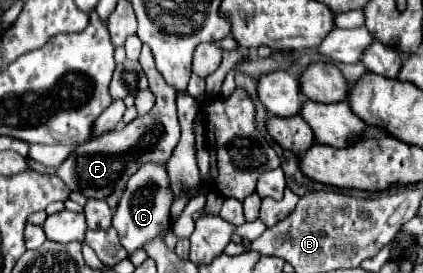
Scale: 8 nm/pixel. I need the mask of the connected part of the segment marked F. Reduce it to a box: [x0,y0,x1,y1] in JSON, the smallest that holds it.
[57,44,179,198]

